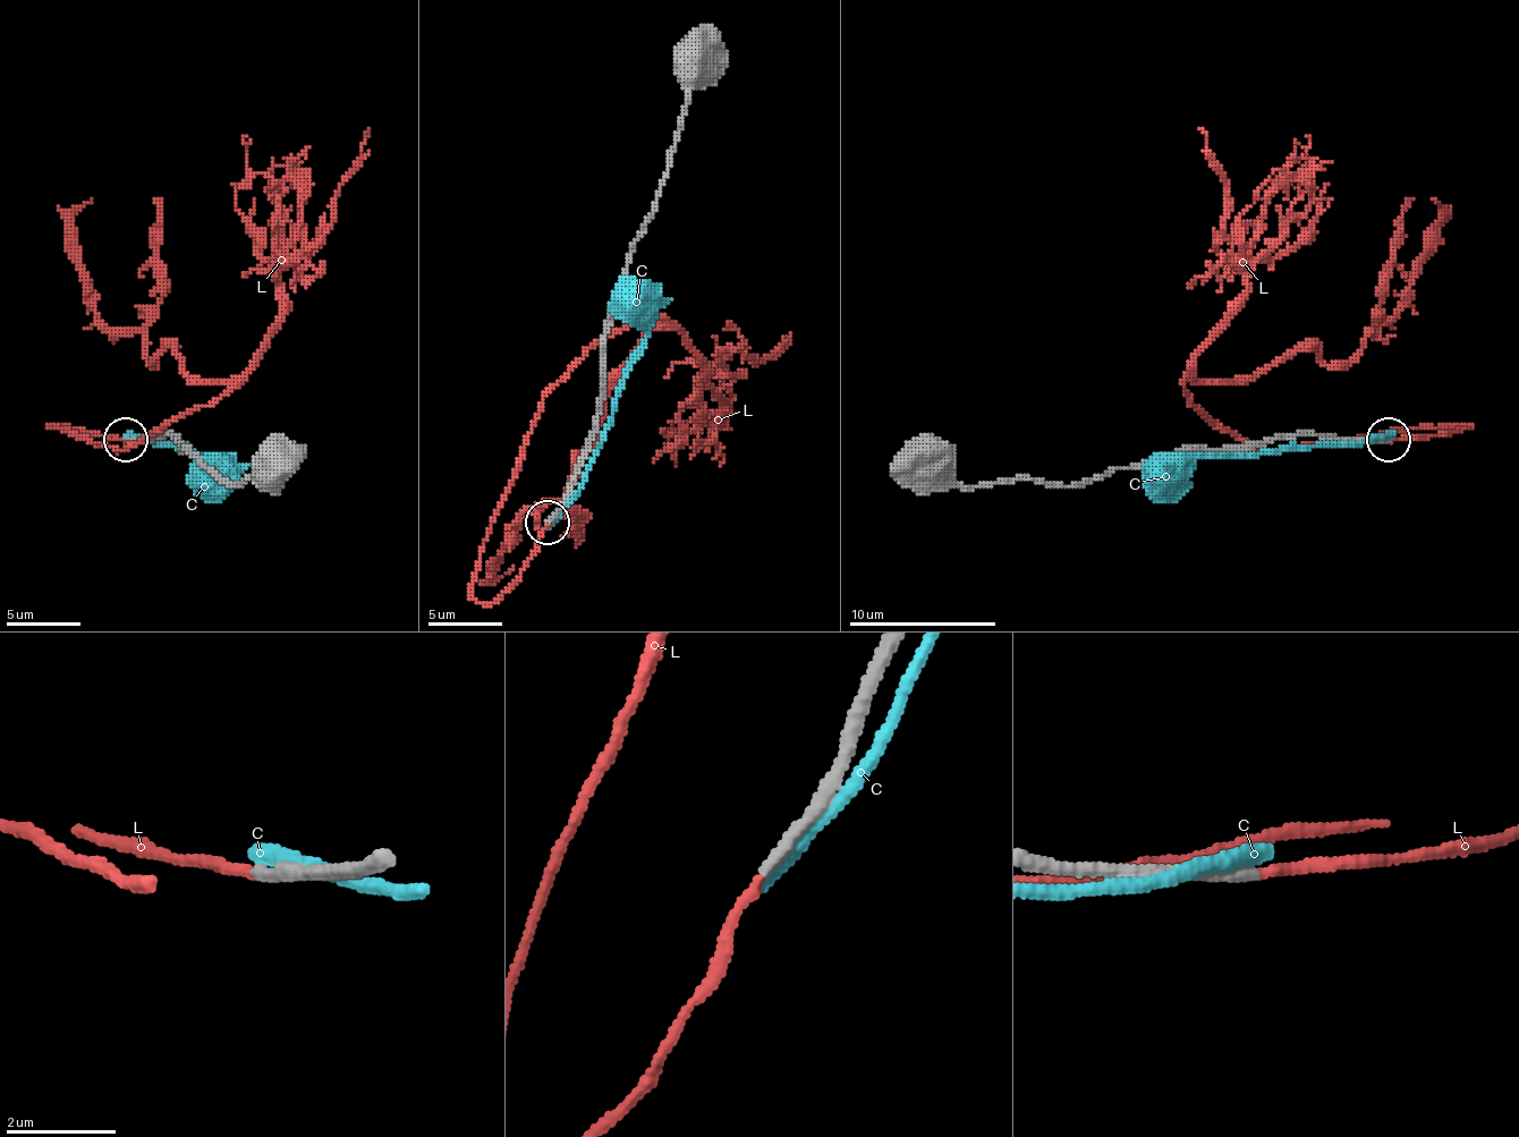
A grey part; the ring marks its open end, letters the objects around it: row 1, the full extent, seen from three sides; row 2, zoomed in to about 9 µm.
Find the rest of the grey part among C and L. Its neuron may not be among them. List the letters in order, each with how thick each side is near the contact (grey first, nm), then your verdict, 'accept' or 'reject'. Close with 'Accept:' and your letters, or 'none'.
C: 240 nm thick on the grey side, 260 nm on the other; reject
L: 240 nm thick on the grey side, 190 nm on the other; reject
Accept: none

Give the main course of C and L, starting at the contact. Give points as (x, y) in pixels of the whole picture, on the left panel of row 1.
C: (138, 439), (172, 442), (194, 454), (223, 457), (223, 472), (209, 486), (202, 483)
L: (128, 442), (50, 427), (120, 450), (235, 383), (109, 331), (73, 249), (91, 198)

